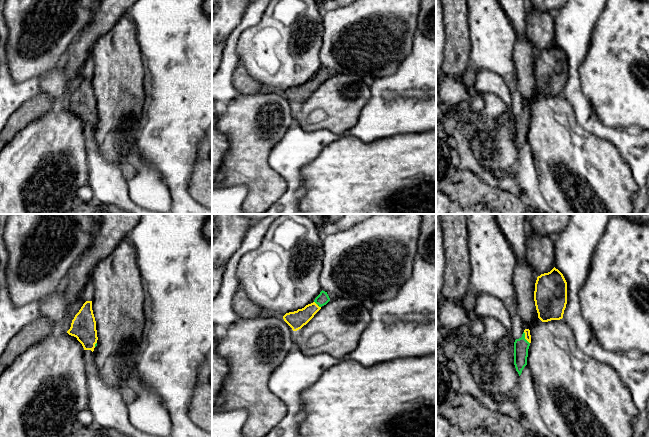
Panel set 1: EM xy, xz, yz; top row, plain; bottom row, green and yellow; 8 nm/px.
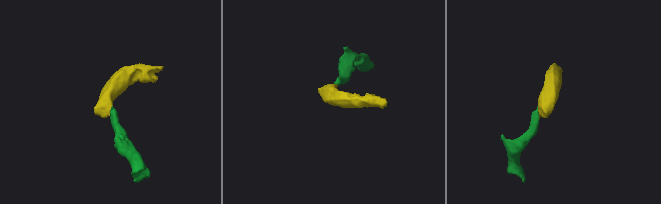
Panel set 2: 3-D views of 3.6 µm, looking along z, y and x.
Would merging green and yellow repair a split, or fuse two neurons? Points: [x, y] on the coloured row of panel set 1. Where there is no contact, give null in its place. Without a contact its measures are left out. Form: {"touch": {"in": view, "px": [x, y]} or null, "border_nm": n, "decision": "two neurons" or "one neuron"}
{"touch": {"in": "yz", "px": [524, 338]}, "border_nm": 110, "decision": "one neuron"}

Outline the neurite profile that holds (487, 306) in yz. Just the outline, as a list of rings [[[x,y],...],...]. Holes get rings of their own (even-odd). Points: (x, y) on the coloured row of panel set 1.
[[[476,292],[476,303],[471,314],[472,322],[470,324],[470,330],[473,336],[479,337],[483,334],[483,318],[497,319],[507,331],[511,331],[512,329],[511,318],[506,306],[499,298],[493,295]]]

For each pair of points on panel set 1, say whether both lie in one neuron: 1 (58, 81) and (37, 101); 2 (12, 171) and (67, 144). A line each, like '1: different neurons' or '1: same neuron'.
1: different neurons
2: same neuron

